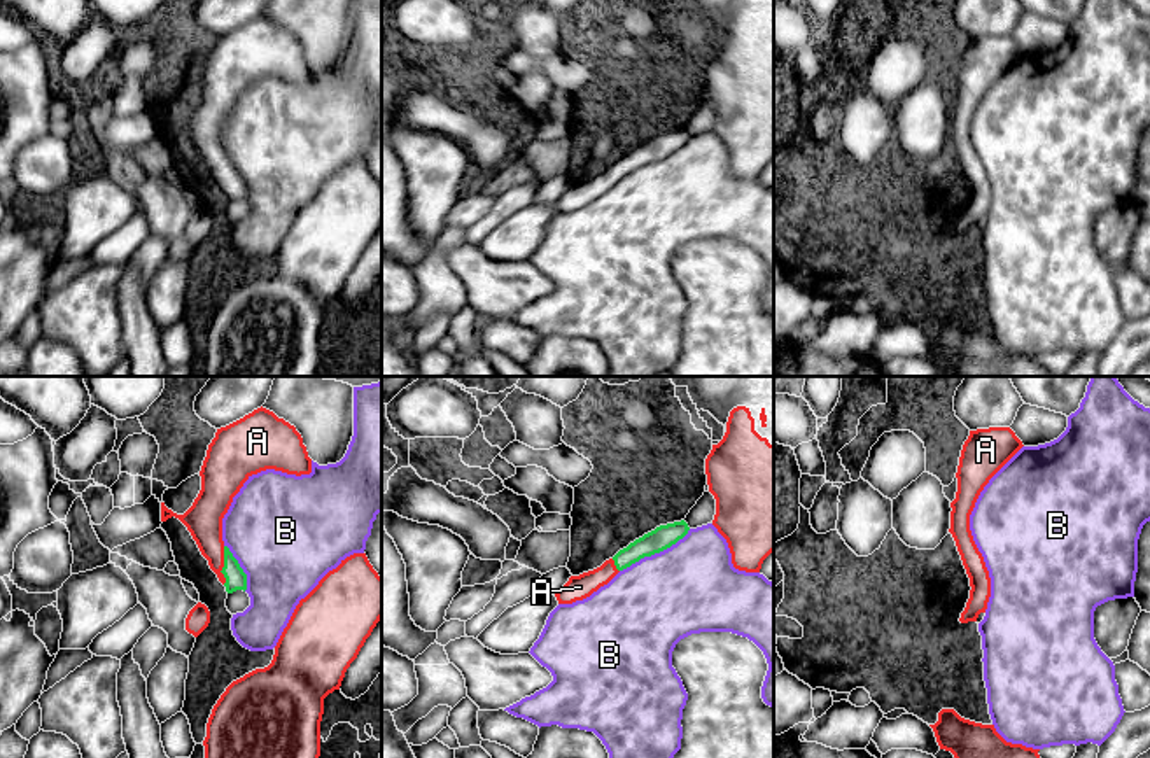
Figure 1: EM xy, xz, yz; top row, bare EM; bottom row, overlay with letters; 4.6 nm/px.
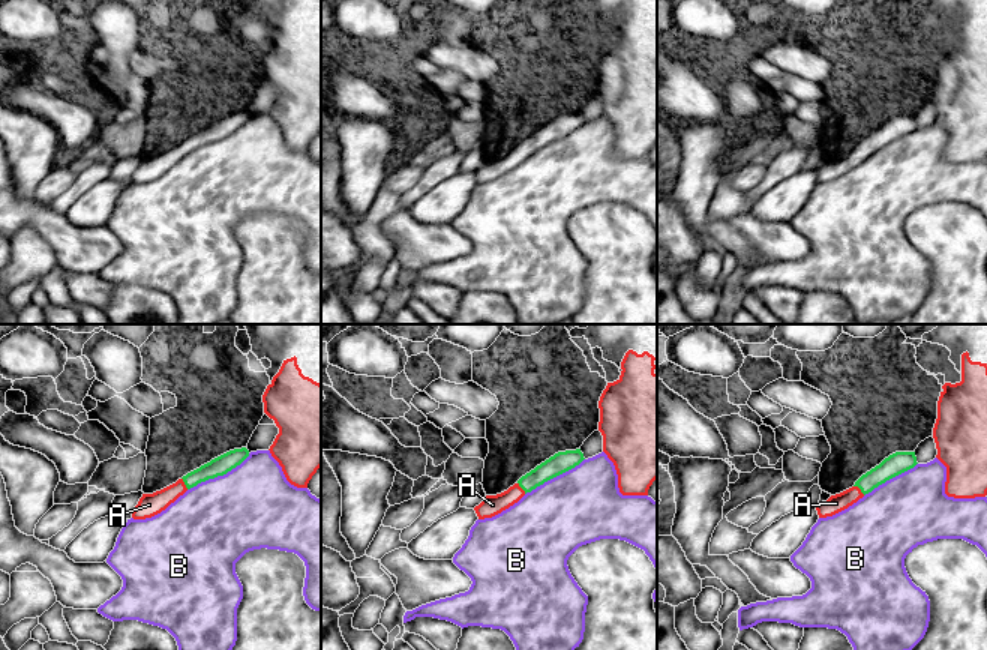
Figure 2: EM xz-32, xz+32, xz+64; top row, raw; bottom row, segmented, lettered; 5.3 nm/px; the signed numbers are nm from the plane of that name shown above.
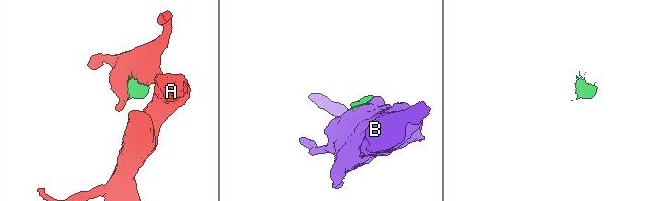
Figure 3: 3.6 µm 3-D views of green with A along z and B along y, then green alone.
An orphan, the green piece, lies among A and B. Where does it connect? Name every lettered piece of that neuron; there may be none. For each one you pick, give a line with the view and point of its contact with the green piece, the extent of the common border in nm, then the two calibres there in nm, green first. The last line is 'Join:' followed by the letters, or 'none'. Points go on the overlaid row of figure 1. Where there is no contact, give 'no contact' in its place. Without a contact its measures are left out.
A: meets green in xy at (224, 566); contact 180 nm long; 100 nm thick on the green side, 170 nm on the other
Join: A

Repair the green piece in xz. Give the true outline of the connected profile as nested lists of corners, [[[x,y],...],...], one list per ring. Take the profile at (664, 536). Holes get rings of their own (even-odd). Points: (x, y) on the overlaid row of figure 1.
[[[684,520],[660,525],[655,530],[630,543],[620,550],[613,558],[606,560],[600,567],[571,576],[569,581],[555,593],[558,604],[572,604],[583,600],[607,585],[620,571],[630,567],[644,557],[660,553],[688,534],[690,527]]]

